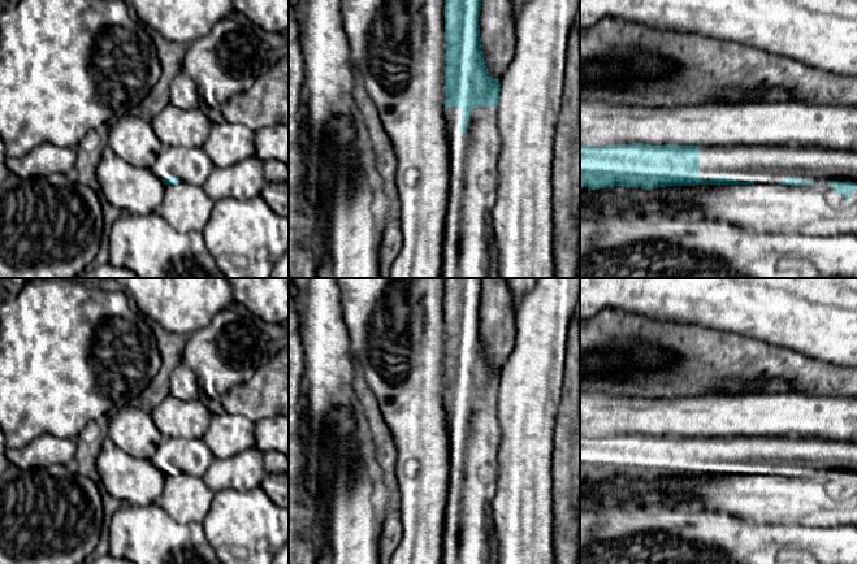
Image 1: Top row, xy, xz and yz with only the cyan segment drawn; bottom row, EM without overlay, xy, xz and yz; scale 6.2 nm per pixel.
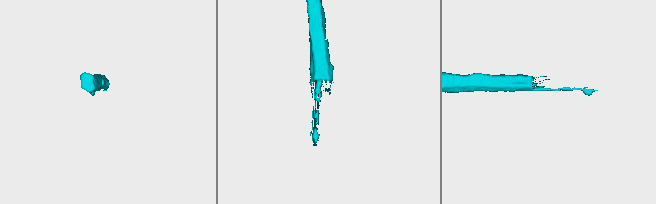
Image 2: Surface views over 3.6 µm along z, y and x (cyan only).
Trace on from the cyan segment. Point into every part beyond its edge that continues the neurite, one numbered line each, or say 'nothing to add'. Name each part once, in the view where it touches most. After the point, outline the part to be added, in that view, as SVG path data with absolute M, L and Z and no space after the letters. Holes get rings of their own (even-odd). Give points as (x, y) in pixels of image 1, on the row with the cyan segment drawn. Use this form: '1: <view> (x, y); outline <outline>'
1: xz (474, 156); outline M459 107L447 108L446 120L449 187L441 278L488 278L502 146L498 108L473 108L464 134L459 133Z

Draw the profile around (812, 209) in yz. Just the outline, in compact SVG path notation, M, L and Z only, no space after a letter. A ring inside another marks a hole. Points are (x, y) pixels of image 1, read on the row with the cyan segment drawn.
M813 182L801 186L779 183L754 185L697 185L697 186L666 186L646 191L648 195L667 194L671 203L685 204L684 212L674 212L675 216L715 220L744 227L756 233L800 233L804 235L839 235L857 234L857 188L850 199L835 192L826 182Z

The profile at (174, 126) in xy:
M172 104L157 113L150 123L164 147L186 148L202 148L212 126L200 109L182 109Z

